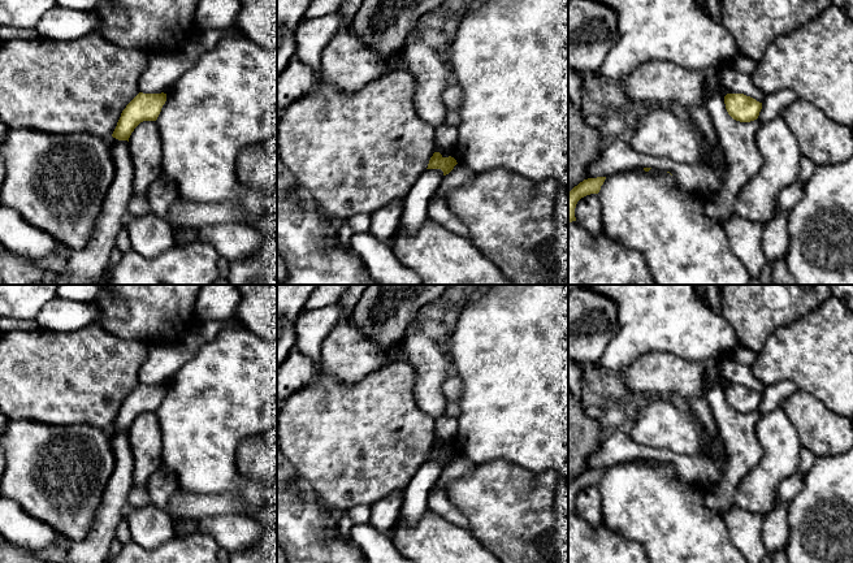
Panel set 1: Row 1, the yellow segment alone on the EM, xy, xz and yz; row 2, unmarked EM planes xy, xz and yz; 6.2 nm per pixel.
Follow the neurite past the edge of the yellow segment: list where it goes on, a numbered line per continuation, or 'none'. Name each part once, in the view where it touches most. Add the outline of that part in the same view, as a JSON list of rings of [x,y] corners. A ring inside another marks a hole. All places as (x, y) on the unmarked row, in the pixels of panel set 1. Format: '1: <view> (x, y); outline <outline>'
1: xy (83, 376); outline [[[91,324],[73,332],[13,330],[0,338],[0,411],[9,420],[29,420],[49,425],[88,424],[109,430],[122,402],[139,385],[138,373],[148,358],[150,346],[121,339]]]

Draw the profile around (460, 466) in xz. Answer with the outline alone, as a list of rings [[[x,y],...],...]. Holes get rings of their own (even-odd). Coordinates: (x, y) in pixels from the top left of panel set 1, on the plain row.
[[[456,455],[449,465],[443,467],[437,482],[432,489],[440,488],[446,491],[450,482],[469,473],[475,467],[476,464],[473,462]]]

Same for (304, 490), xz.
[[[295,481],[295,486],[300,494],[302,498],[304,498],[308,502],[316,502],[319,501],[316,493],[304,482]]]

